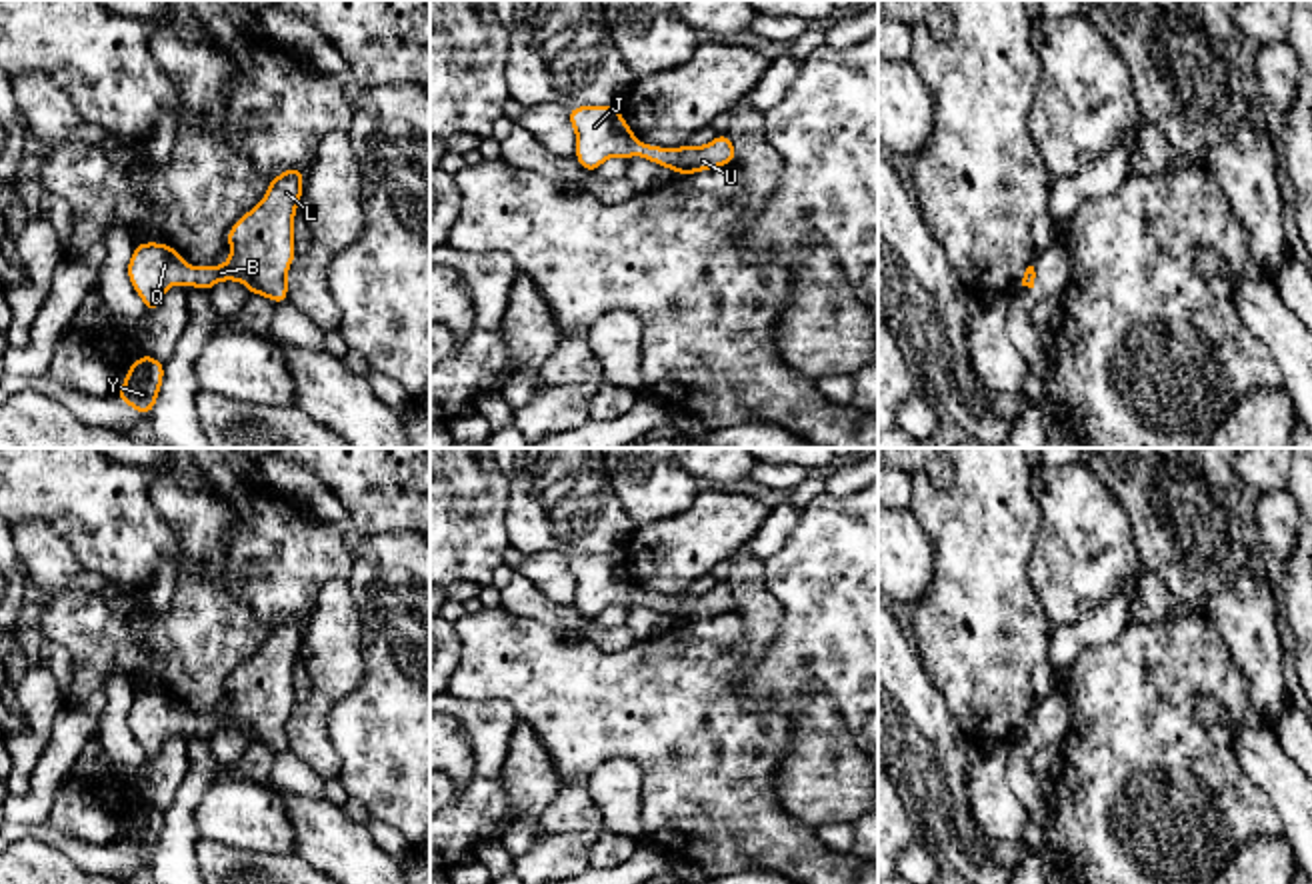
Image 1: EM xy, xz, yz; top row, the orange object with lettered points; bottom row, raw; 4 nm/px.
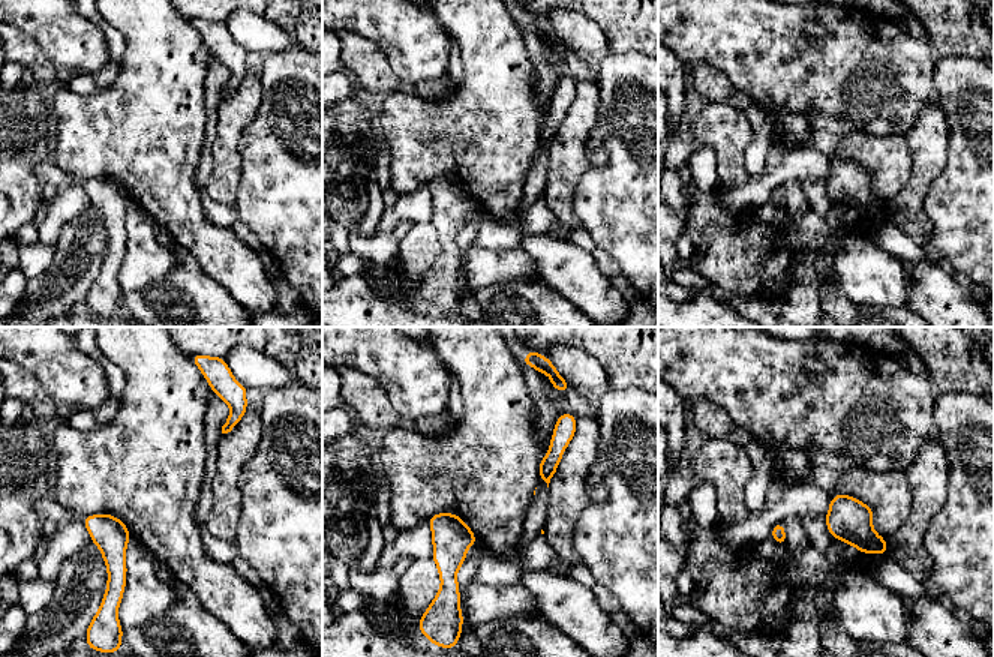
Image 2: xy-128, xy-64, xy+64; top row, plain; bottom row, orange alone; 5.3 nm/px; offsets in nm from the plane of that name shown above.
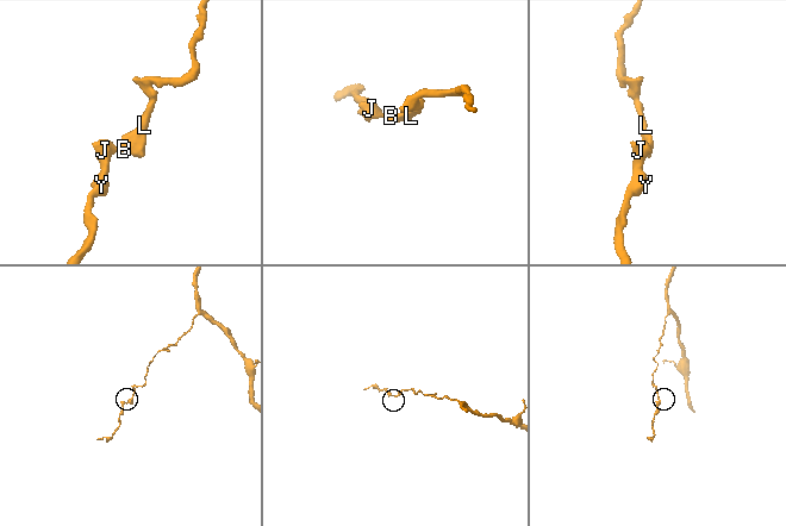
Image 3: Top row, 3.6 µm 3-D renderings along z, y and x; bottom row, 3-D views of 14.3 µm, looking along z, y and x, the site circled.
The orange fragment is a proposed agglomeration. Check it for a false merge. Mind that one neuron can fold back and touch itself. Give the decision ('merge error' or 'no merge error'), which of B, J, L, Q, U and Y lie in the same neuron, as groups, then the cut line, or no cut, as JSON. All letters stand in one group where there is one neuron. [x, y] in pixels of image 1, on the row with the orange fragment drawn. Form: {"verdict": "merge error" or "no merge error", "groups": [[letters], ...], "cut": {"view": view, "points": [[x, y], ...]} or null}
{"verdict": "no merge error", "groups": [["B", "J", "L", "Q", "U", "Y"]], "cut": null}

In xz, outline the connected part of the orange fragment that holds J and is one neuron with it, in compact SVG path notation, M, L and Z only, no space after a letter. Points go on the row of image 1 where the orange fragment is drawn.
M580 106L568 110L576 130L576 160L590 174L608 158L642 158L674 170L696 174L736 160L736 150L726 134L706 146L658 148L640 144L616 106Z

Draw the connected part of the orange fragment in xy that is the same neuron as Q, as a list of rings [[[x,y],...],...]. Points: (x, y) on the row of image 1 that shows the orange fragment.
[[[288,168],[268,182],[262,202],[246,212],[226,234],[230,260],[222,266],[192,268],[168,244],[136,244],[128,278],[152,314],[172,284],[208,292],[220,280],[246,282],[248,294],[280,304],[288,300],[286,274],[296,256],[294,212],[302,198],[302,168]]]

